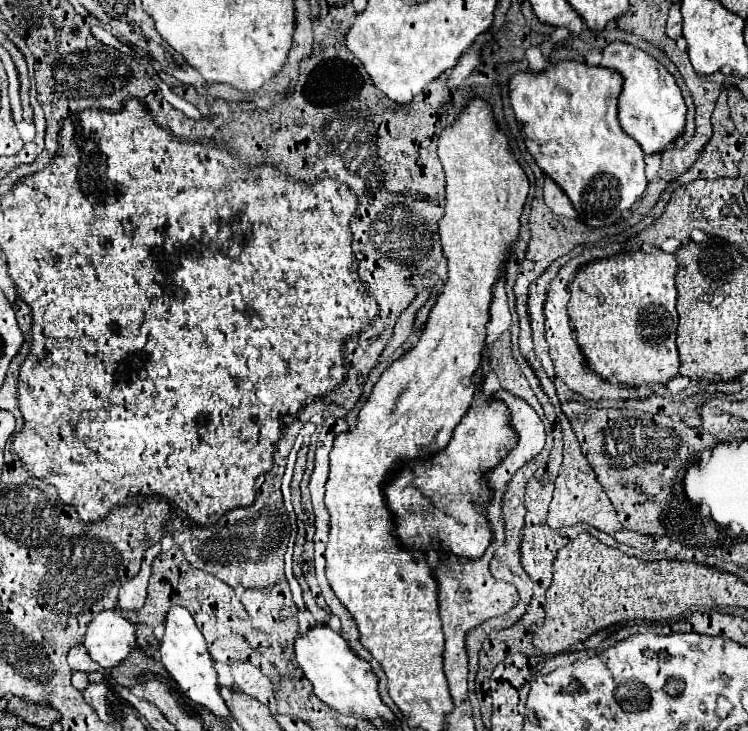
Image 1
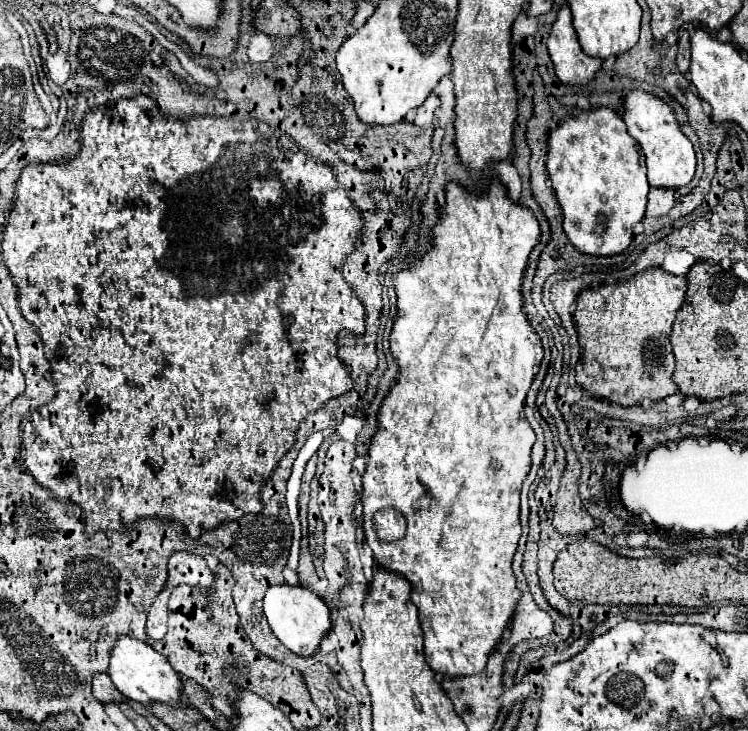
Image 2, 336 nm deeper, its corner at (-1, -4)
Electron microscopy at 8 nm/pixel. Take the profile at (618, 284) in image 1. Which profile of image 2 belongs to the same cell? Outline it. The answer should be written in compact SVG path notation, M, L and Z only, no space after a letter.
M661 267L645 269L637 273L629 281L619 281L613 285L599 285L597 289L585 289L577 297L577 311L573 313L575 327L579 331L581 345L581 361L577 369L577 383L589 391L593 397L603 397L623 407L637 405L643 399L659 401L677 391L677 385L671 381L675 361L671 353L671 325L675 321L675 313L685 301L687 279L679 275L671 275Z

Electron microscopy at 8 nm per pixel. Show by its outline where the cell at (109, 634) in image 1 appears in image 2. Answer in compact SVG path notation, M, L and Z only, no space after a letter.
M119 635L111 649L111 663L107 669L113 685L129 699L147 705L149 701L165 701L171 705L179 705L181 701L181 677L171 667L171 663L151 649L145 641L139 641L131 635Z

